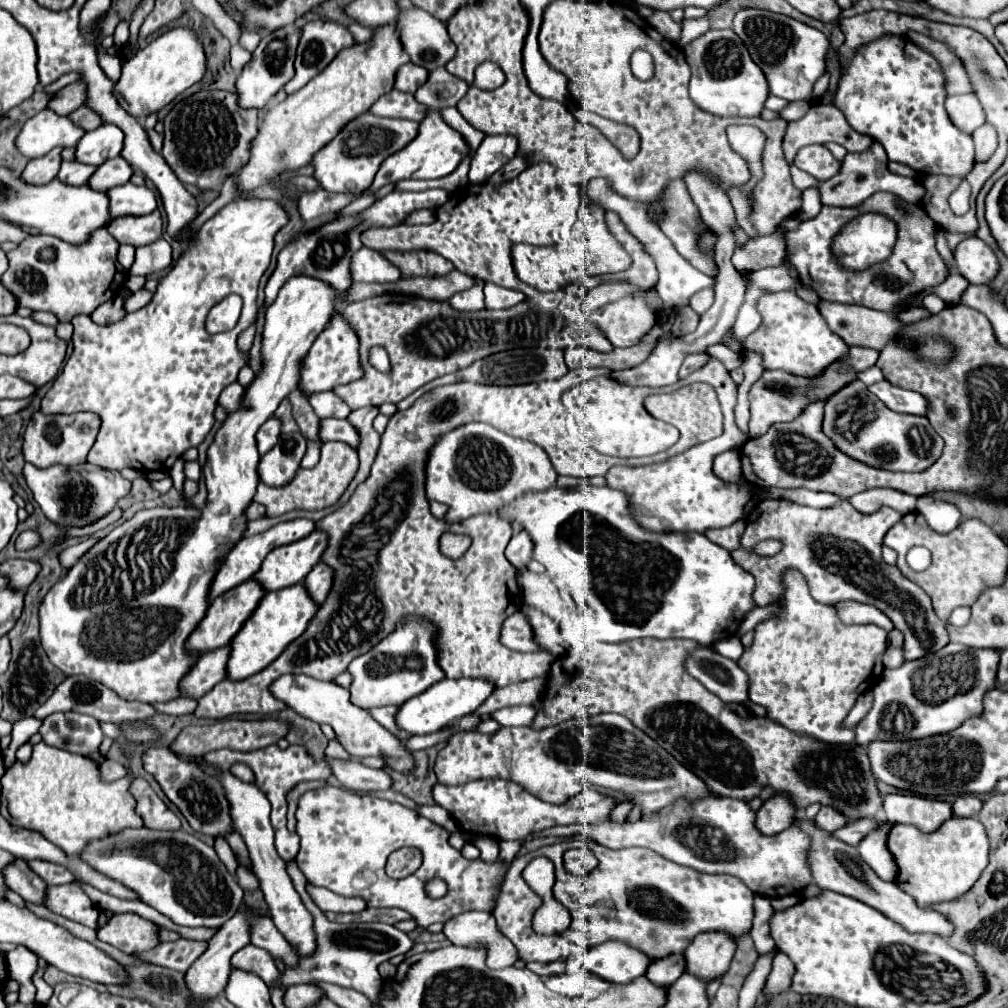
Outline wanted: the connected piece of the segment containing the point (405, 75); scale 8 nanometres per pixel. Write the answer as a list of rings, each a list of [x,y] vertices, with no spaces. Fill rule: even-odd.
[[[407,62],[397,70],[395,88],[401,92],[415,92],[419,86],[423,86],[427,76],[429,76],[429,72],[423,66],[415,66],[415,64]]]

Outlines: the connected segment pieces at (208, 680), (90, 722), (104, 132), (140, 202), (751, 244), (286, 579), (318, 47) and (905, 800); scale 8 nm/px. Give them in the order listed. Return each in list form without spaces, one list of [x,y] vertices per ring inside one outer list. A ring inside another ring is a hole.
[[[229,646],[199,656],[197,662],[191,666],[191,670],[179,682],[179,694],[195,700],[205,696],[217,682],[225,678],[227,656],[229,656]]]
[[[71,712],[47,716],[39,728],[39,734],[47,744],[83,756],[89,752],[97,752],[103,740],[103,732],[95,718]]]
[[[105,124],[97,130],[85,132],[85,136],[75,146],[75,160],[79,160],[81,164],[101,166],[103,162],[117,158],[121,154],[121,148],[123,132],[113,124]]]
[[[123,184],[115,186],[107,192],[109,198],[109,214],[111,220],[119,216],[143,216],[151,214],[157,208],[157,198],[153,190],[147,186],[133,186],[133,184]]]
[[[779,226],[773,234],[749,238],[743,246],[735,248],[733,266],[739,272],[755,272],[773,264],[773,256],[783,260],[785,256],[785,234],[787,228]]]
[[[319,530],[307,538],[275,548],[265,558],[261,570],[253,576],[265,592],[281,590],[295,586],[305,580],[311,568],[321,560],[323,550],[327,548],[327,536]]]
[[[313,20],[303,26],[301,42],[295,58],[295,76],[283,86],[287,94],[303,88],[337,56],[339,50],[353,46],[351,32],[331,20]]]
[[[887,794],[883,810],[891,824],[911,824],[921,832],[933,832],[953,816],[949,802],[911,794]]]

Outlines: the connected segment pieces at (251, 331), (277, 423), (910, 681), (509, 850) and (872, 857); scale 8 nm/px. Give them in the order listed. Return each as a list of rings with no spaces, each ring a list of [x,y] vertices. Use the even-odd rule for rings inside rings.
[[[257,322],[251,324],[251,328],[247,328],[247,330],[243,330],[243,332],[239,334],[237,344],[239,344],[239,350],[241,350],[243,354],[249,354],[251,346],[253,346],[253,340],[255,340],[255,332],[257,332]]]
[[[273,416],[257,432],[257,448],[259,448],[259,452],[261,454],[269,452],[277,444],[279,434],[281,434],[281,420],[277,416]]]
[[[947,644],[939,652],[933,652],[931,656],[923,656],[913,662],[903,662],[899,668],[885,668],[881,680],[873,686],[873,694],[875,694],[873,708],[855,728],[857,744],[867,746],[869,742],[875,742],[875,740],[929,738],[929,736],[959,728],[963,720],[981,716],[983,698],[989,690],[995,688],[999,656],[1001,656],[1001,650],[983,650],[983,648],[967,648],[963,644]]]
[[[499,842],[499,860],[510,863],[523,842]]]
[[[885,822],[879,830],[869,832],[861,844],[857,846],[863,860],[867,860],[867,864],[873,868],[873,872],[881,878],[881,880],[895,880],[897,876],[897,866],[895,860],[891,856],[891,852],[887,850],[887,834],[891,830],[891,824]]]

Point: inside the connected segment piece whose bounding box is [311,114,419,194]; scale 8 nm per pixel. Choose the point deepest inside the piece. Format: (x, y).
(349, 162)

